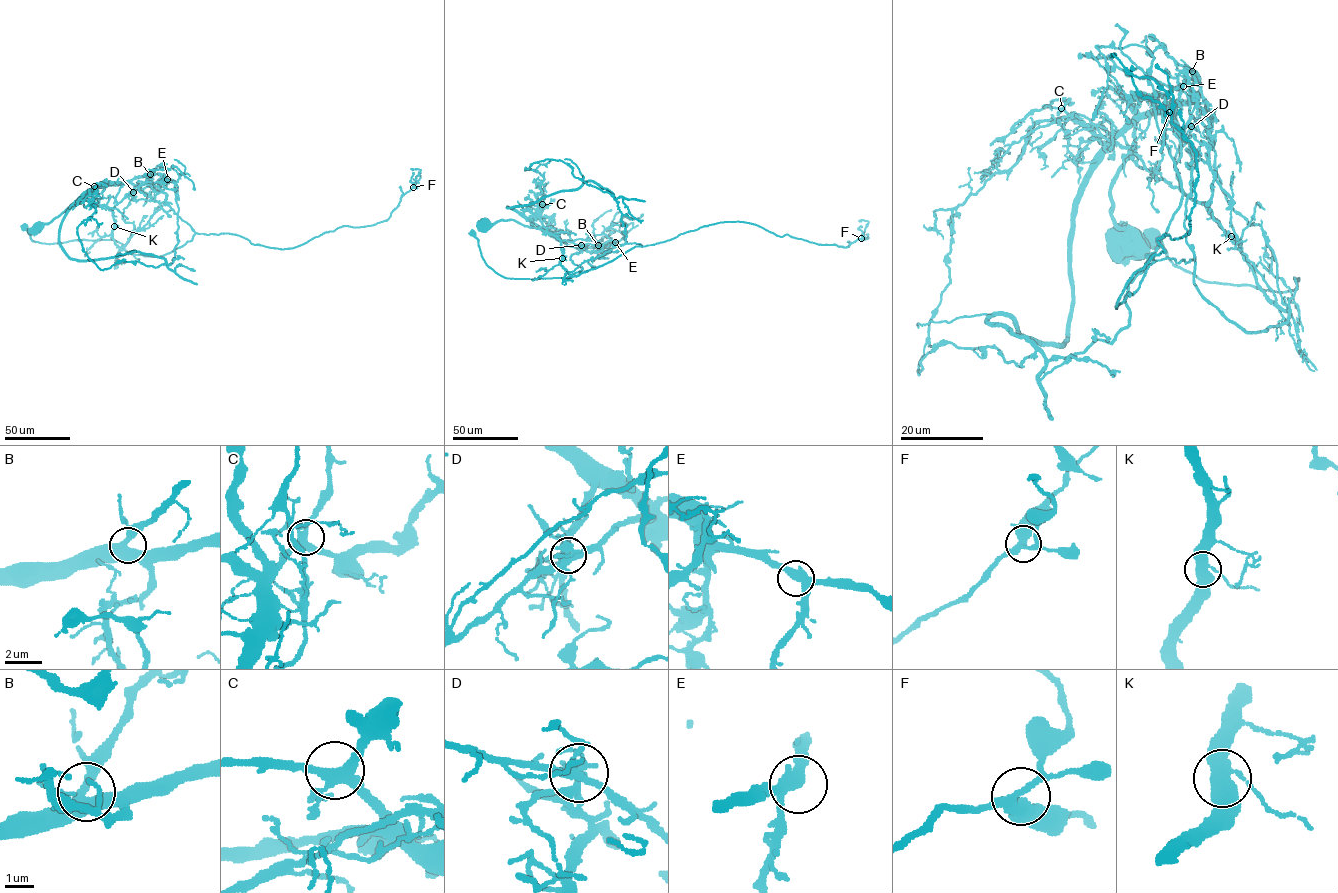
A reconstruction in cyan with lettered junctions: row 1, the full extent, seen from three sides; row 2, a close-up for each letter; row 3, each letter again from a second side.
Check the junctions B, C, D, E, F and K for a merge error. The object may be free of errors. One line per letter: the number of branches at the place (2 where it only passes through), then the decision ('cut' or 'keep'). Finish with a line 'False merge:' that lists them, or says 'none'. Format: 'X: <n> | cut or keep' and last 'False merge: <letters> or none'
B: 3 | keep
C: 4 | keep
D: 7 | cut
E: 3 | keep
F: 4 | keep
K: 3 | keep
False merge: D

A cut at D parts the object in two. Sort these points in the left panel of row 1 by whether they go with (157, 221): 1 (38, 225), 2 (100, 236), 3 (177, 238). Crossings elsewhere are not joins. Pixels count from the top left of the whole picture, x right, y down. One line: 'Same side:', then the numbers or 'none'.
Same side: 2

